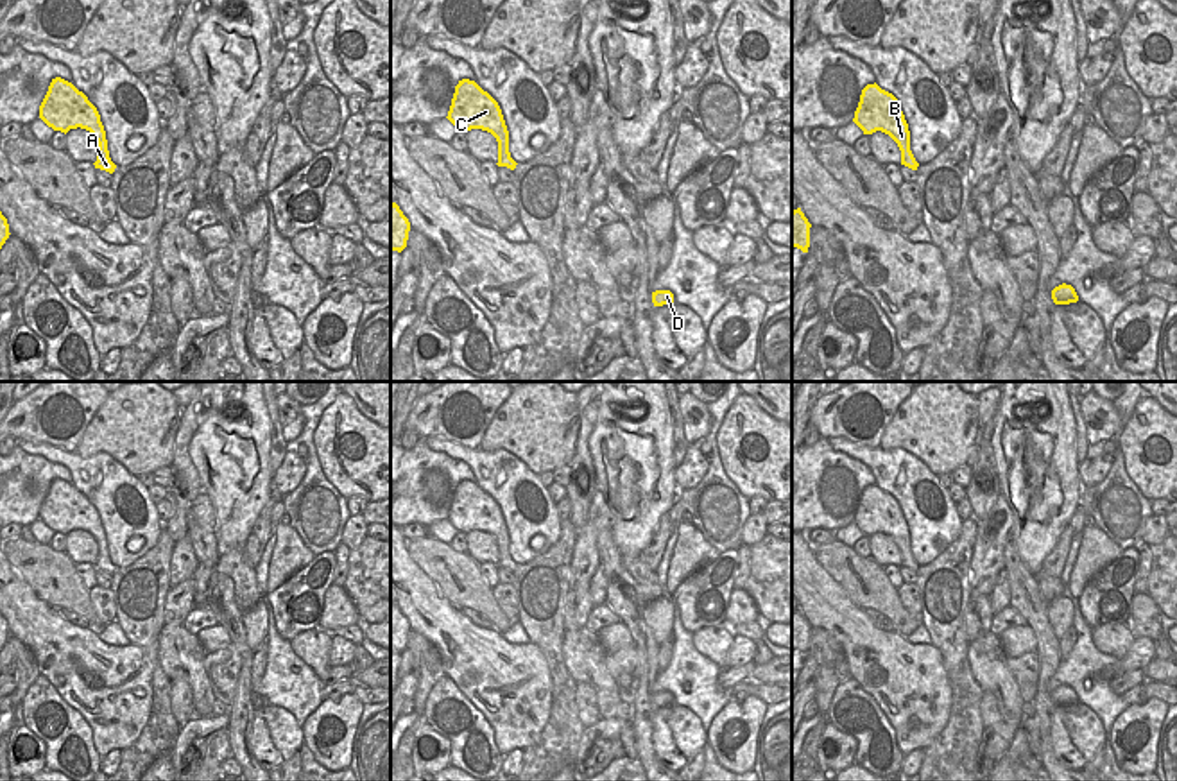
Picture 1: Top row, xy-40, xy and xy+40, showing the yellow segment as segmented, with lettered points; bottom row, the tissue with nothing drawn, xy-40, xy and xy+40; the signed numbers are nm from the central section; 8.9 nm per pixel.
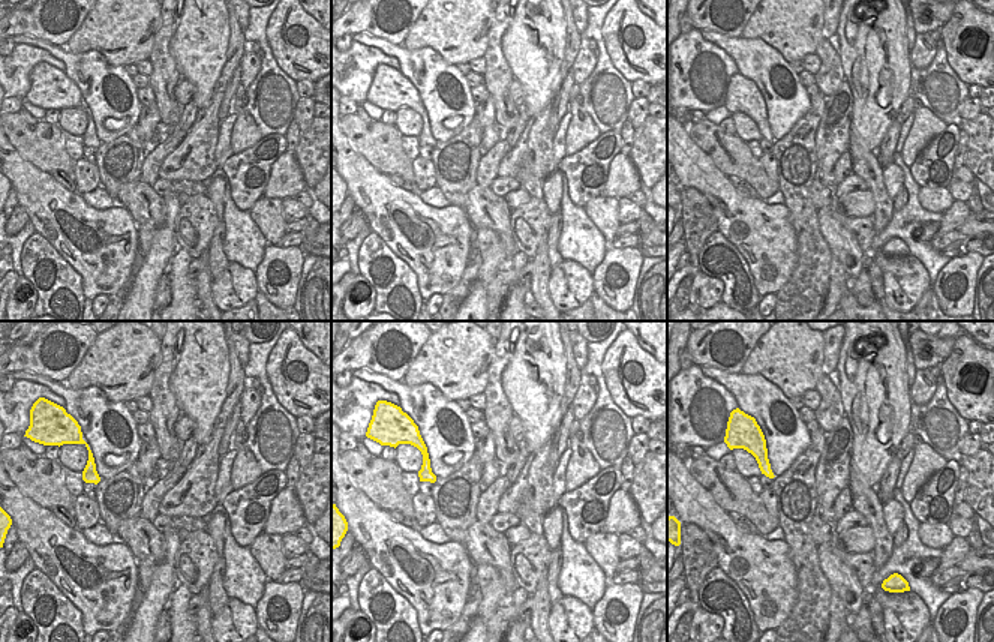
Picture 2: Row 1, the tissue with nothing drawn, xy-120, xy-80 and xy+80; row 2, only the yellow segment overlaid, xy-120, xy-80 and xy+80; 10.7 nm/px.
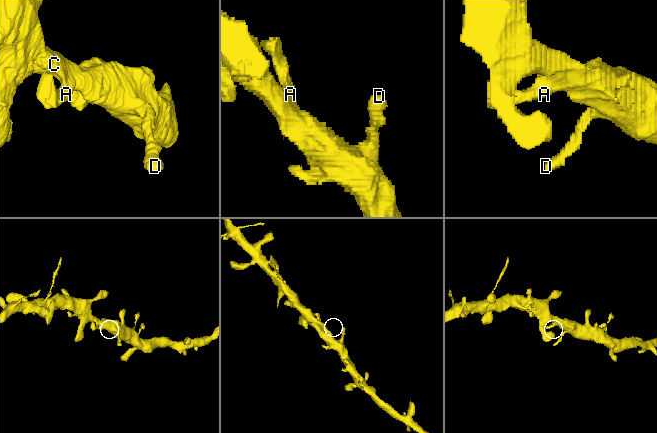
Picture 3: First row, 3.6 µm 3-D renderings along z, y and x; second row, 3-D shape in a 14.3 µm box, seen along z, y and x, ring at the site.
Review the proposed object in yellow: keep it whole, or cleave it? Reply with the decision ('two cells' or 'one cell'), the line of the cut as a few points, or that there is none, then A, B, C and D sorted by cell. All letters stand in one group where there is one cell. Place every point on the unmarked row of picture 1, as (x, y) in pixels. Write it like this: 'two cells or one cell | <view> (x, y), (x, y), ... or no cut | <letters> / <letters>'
one cell | no cut | A B C D

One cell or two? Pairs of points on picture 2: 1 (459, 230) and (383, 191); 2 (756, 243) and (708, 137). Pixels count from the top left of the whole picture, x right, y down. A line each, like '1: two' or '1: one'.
1: one
2: two

